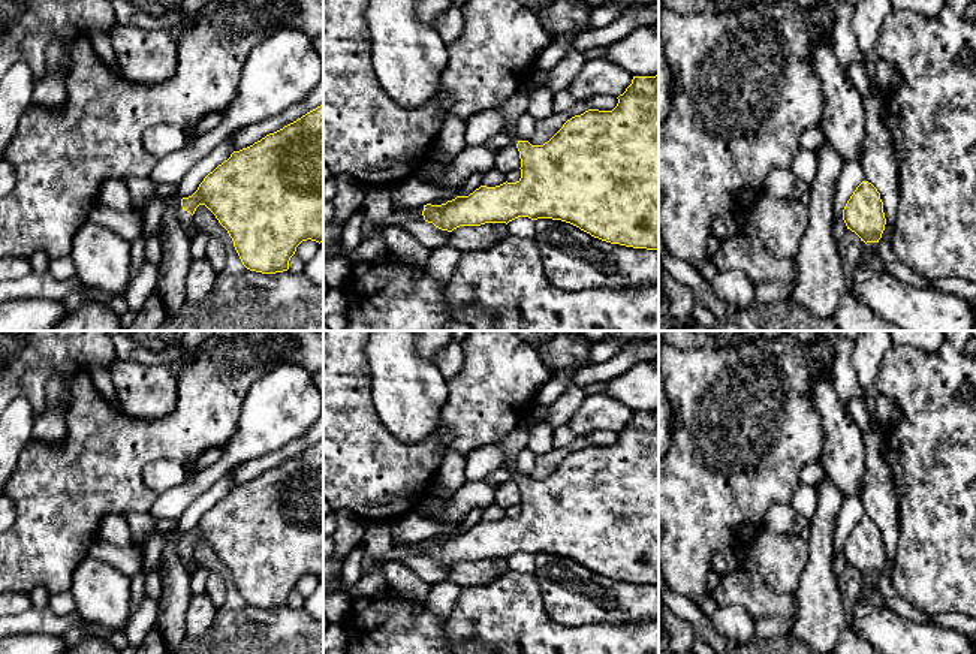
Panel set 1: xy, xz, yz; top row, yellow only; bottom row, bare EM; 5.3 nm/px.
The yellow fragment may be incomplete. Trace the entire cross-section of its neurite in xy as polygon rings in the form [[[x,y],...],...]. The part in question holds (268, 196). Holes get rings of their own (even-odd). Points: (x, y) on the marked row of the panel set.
[[[323,105],[234,151],[210,172],[192,196],[181,199],[180,224],[184,232],[195,224],[193,214],[199,205],[205,205],[228,230],[243,265],[250,271],[287,271],[302,241],[323,242]]]

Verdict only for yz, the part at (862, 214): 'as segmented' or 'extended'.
as segmented

